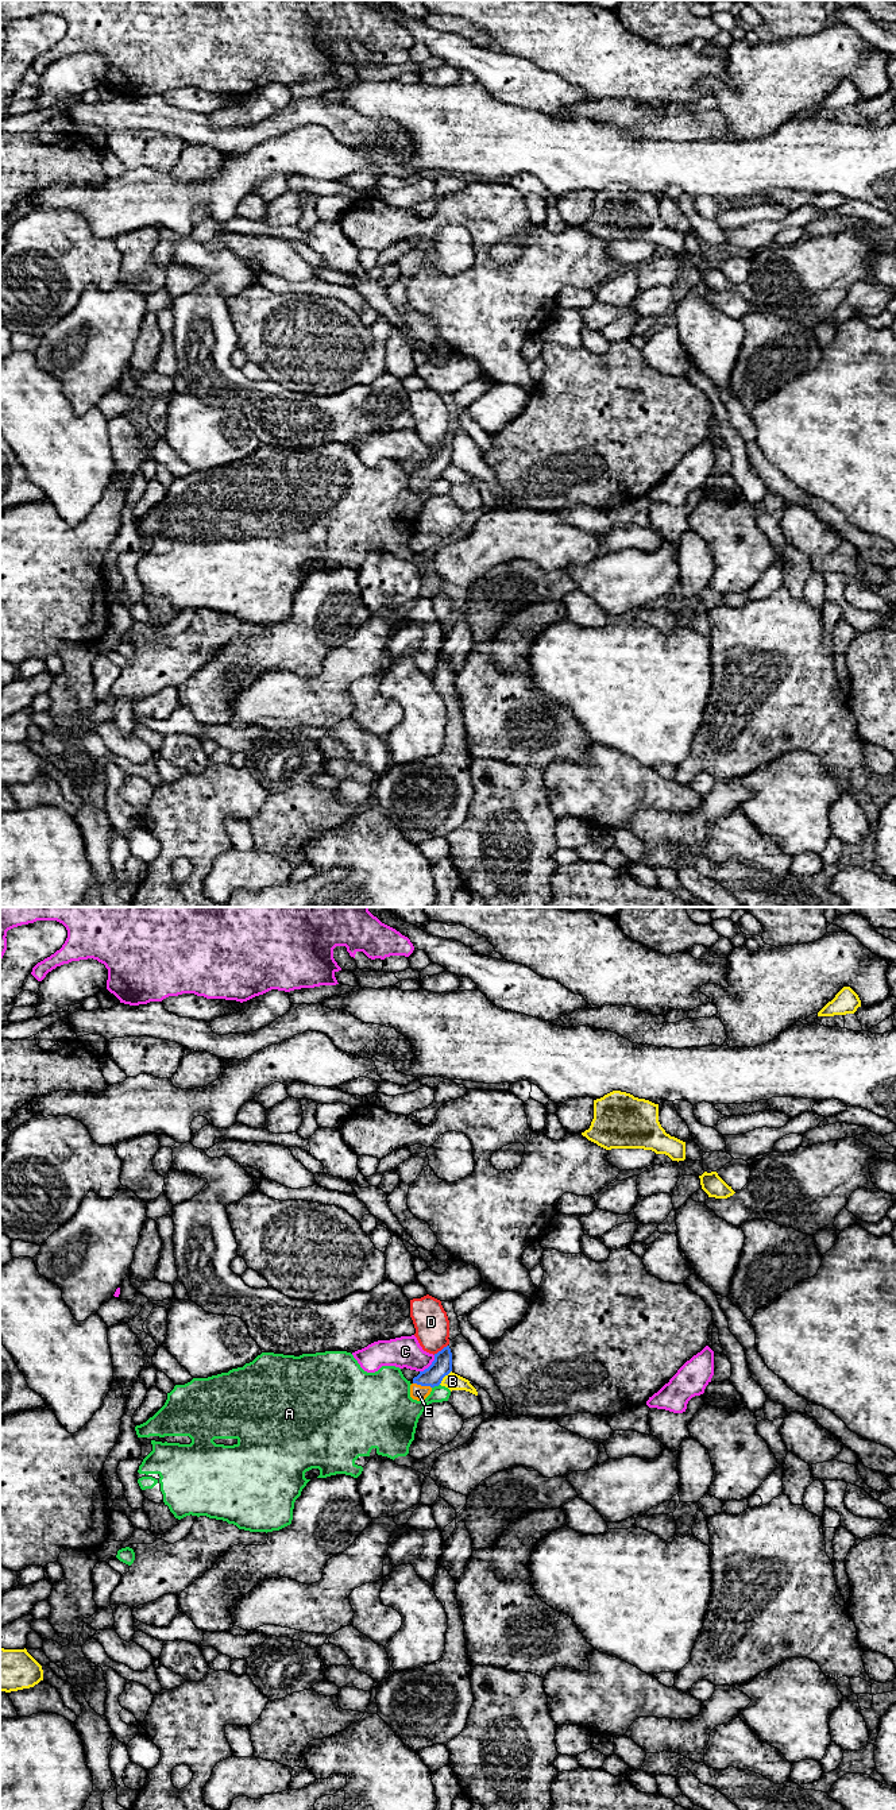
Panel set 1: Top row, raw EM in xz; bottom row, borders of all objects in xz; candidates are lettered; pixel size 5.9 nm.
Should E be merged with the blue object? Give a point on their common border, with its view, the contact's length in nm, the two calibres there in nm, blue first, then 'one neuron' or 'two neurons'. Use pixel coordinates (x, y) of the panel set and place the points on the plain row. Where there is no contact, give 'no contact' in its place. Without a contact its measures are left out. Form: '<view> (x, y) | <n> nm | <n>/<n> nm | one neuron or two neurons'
xz (423, 478) | 120 nm | 120/90 nm | one neuron

